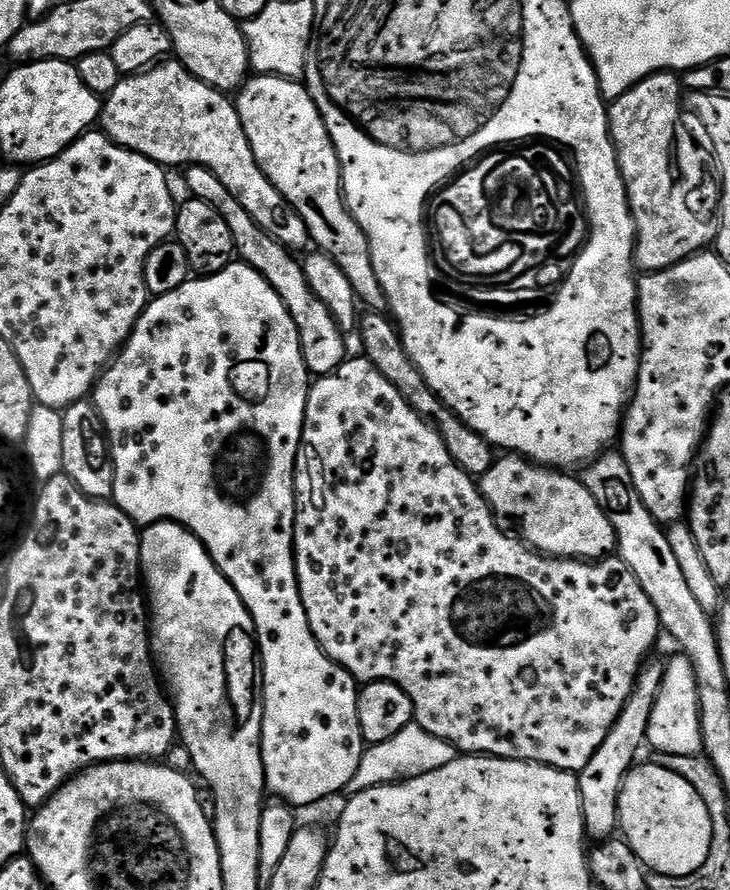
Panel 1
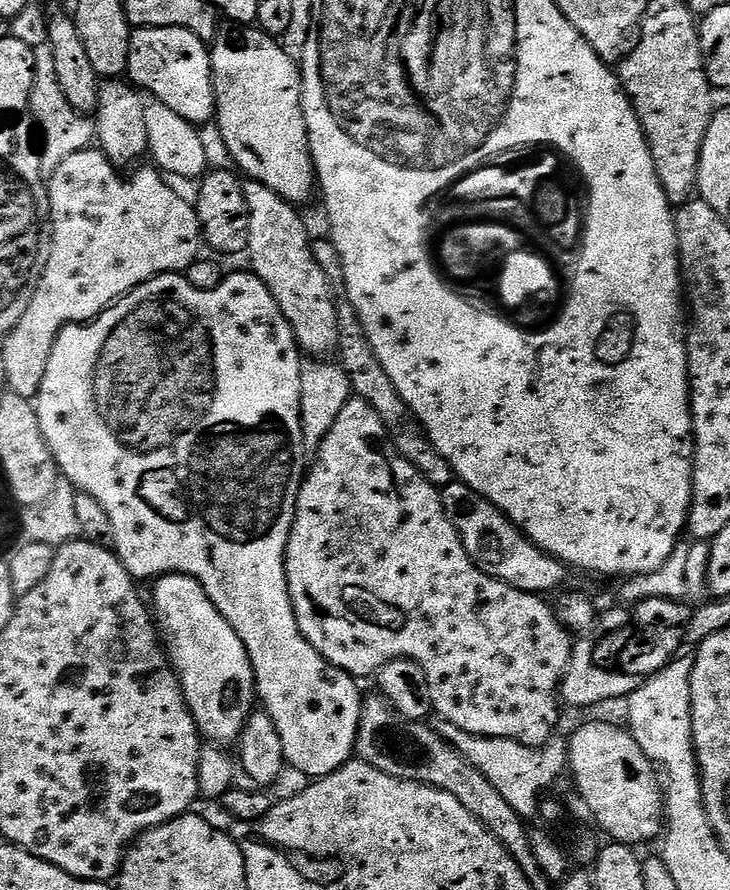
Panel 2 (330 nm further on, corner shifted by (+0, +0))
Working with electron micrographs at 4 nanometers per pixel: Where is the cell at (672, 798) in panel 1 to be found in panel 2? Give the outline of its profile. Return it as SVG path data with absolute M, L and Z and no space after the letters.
M592 720L584 724L568 741L569 756L568 765L570 772L576 775L576 792L580 795L582 803L588 807L590 815L596 819L595 827L608 835L609 841L629 846L641 846L647 840L652 840L661 835L665 827L664 818L664 794L662 784L656 781L657 769L654 767L648 755L634 742L631 732L627 727L616 724L607 724L604 720Z

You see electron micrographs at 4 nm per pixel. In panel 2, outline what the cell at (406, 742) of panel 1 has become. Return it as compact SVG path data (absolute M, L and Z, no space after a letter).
M439 718L433 719L431 726L442 738L446 738L446 742L450 742L450 746L454 746L454 750L458 750L458 754L462 754L462 758L466 758L466 762L470 762L470 766L474 766L474 770L482 770L490 786L494 786L494 790L498 790L498 794L502 794L502 798L514 806L517 814L525 818L535 817L539 813L541 801L546 796L544 791L568 768L569 739L560 737L560 734L541 748L531 748L510 738L466 734L466 730L458 730L458 726Z

